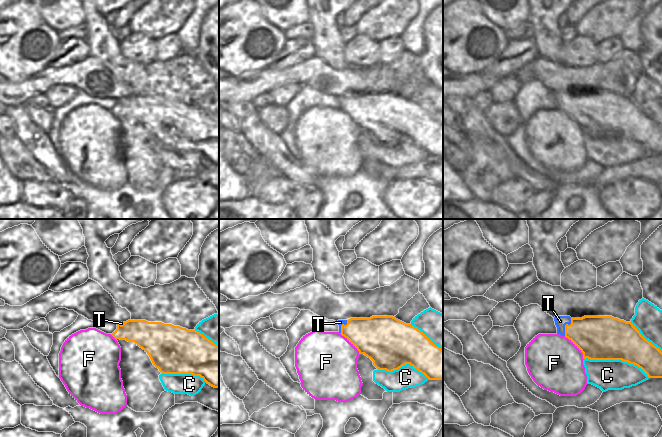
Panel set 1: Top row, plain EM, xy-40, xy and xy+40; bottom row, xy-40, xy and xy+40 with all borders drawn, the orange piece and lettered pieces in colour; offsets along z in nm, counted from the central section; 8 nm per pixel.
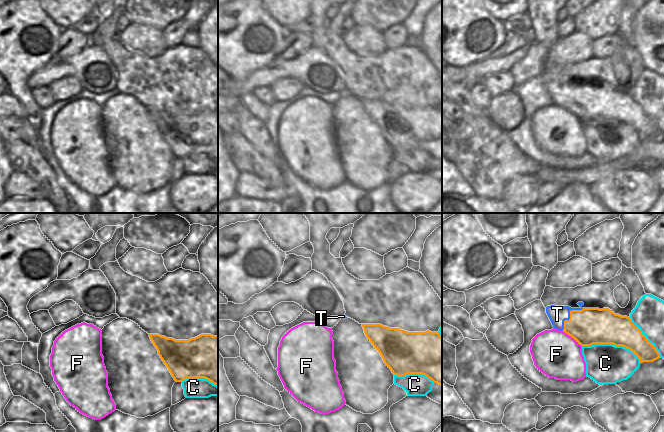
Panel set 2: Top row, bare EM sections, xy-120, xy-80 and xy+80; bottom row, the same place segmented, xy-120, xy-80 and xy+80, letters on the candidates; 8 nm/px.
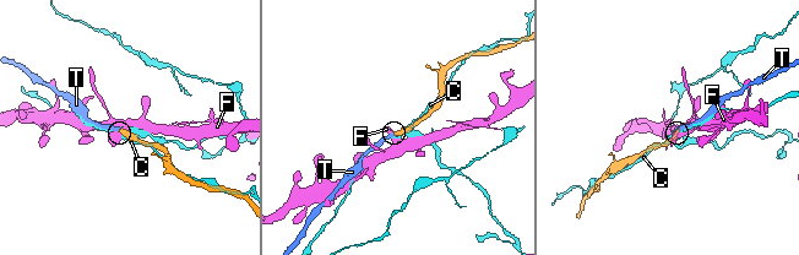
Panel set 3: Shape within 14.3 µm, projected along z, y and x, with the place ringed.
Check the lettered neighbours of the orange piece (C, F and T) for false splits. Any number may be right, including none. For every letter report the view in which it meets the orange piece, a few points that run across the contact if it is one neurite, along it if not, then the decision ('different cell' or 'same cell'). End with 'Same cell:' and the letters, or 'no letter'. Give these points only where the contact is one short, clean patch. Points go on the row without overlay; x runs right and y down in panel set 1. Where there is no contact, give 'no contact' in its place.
C: xy+40 | different cell
F: xy+40 | xy+40 (564, 112), (582, 129), (583, 135) | different cell
T: xy+40 | xy+40 (594, 111), (565, 101), (560, 97) | same cell
Same cell: T

